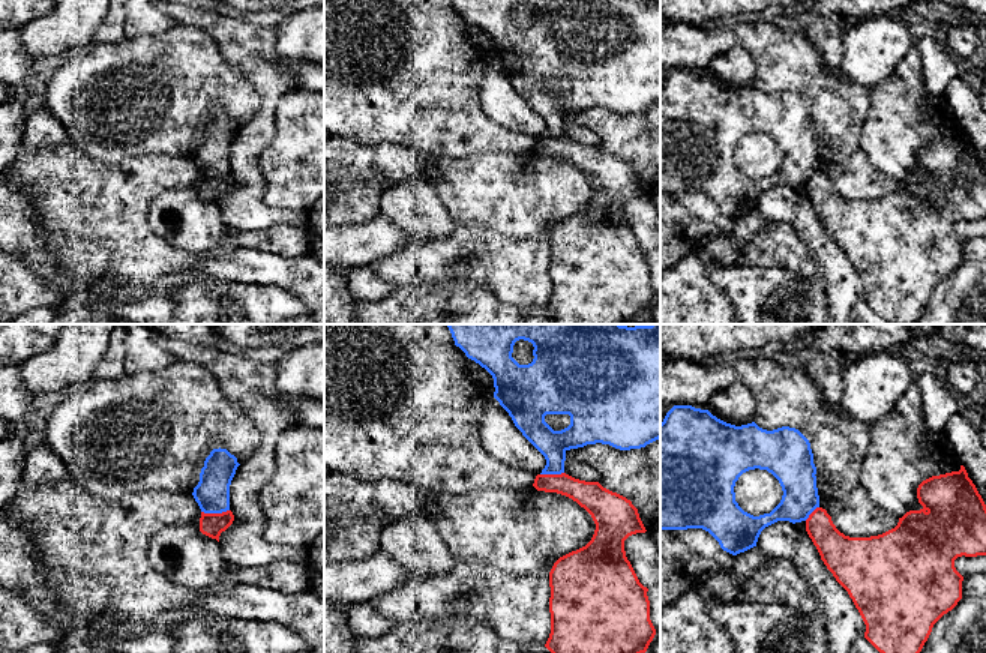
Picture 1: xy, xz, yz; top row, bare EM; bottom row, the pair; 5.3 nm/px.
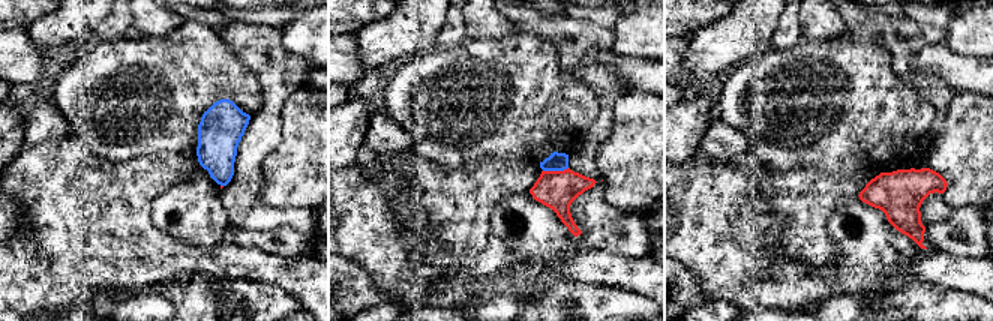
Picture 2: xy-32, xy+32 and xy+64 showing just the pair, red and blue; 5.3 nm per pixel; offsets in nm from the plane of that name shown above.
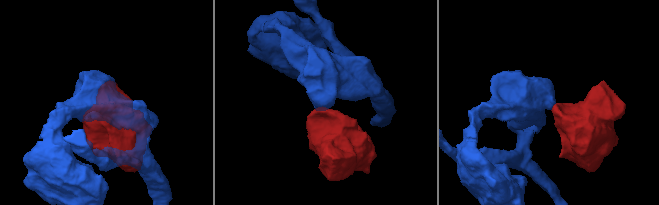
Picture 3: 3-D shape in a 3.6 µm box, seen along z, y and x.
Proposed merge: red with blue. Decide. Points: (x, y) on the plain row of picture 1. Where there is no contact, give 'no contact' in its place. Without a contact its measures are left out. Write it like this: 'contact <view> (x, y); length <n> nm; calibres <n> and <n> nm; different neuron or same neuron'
contact xy (215, 177); length 150 nm; calibres 130 and 190 nm; different neuron

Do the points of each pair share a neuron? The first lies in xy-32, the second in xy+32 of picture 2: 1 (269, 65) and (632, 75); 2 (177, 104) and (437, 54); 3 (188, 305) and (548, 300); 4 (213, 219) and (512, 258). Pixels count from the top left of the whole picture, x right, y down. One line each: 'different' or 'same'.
1: different
2: same
3: same
4: different

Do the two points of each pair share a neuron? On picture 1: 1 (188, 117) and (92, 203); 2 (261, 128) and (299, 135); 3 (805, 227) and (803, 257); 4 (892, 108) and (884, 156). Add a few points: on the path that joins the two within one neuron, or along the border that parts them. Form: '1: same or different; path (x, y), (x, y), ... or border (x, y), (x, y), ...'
1: different; border (180, 156), (141, 155), (110, 165)
2: different; border (282, 96), (275, 138), (258, 162)
3: different; border (791, 225), (809, 249), (817, 266), (817, 276)
4: same; path (892, 120), (892, 144)

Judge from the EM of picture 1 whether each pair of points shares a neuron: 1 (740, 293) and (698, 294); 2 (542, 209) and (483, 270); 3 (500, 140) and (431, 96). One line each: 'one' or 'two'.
1: two
2: two
3: one

